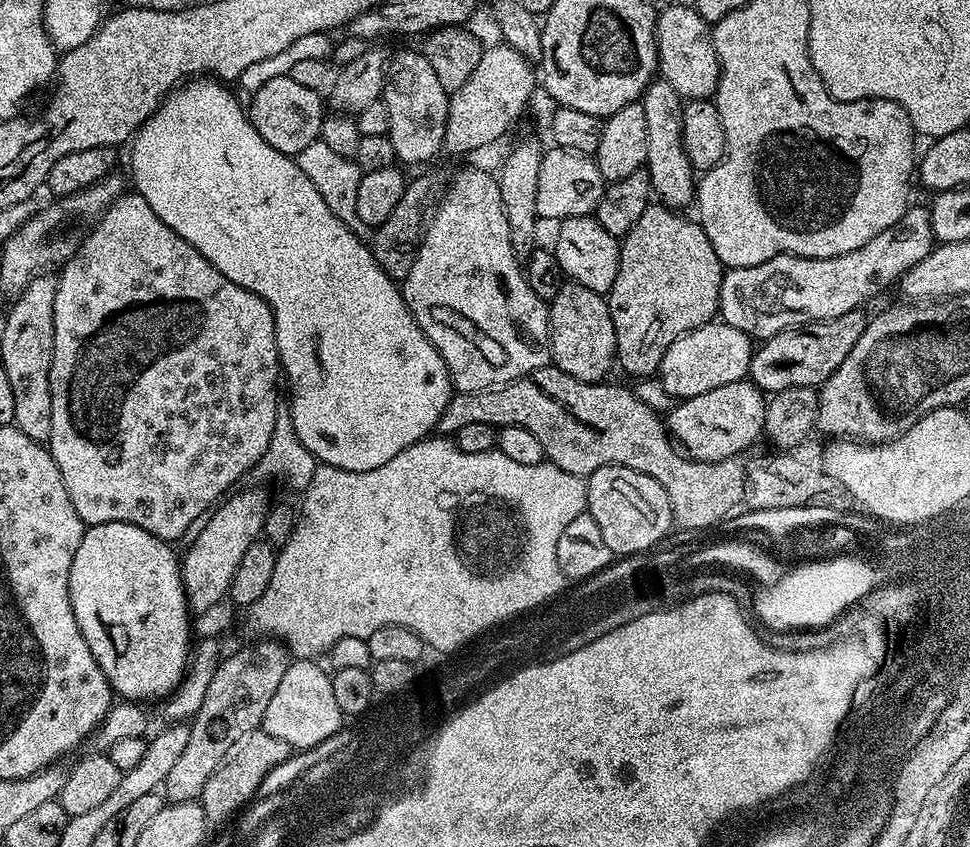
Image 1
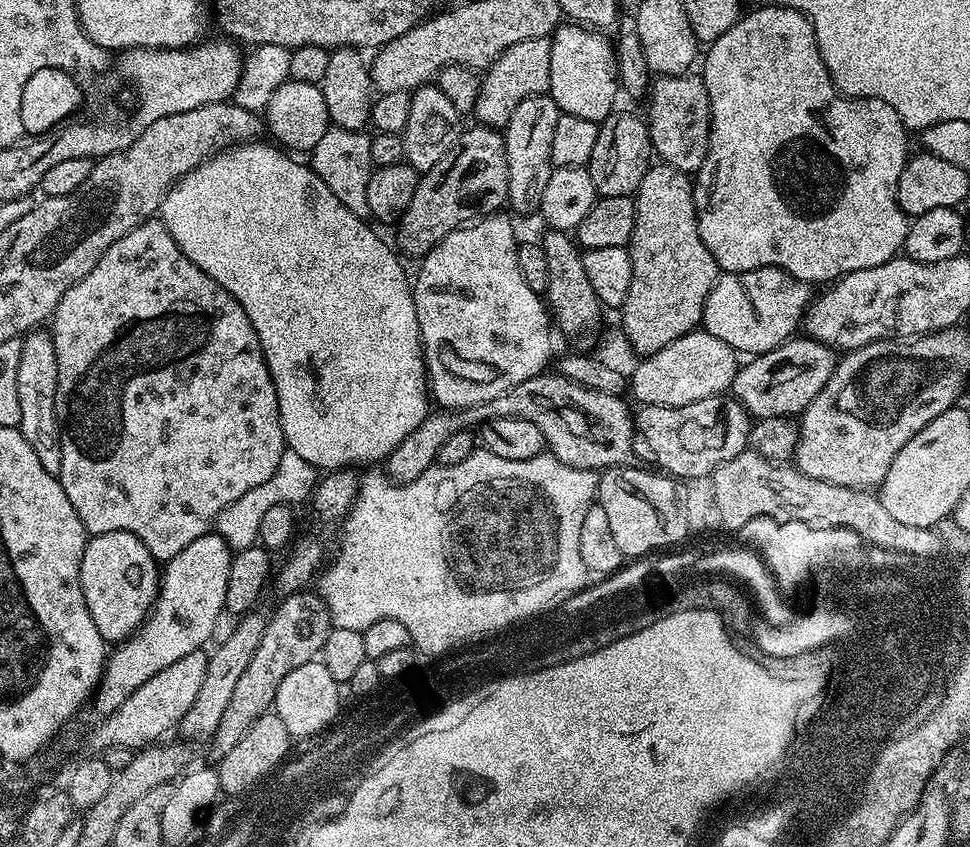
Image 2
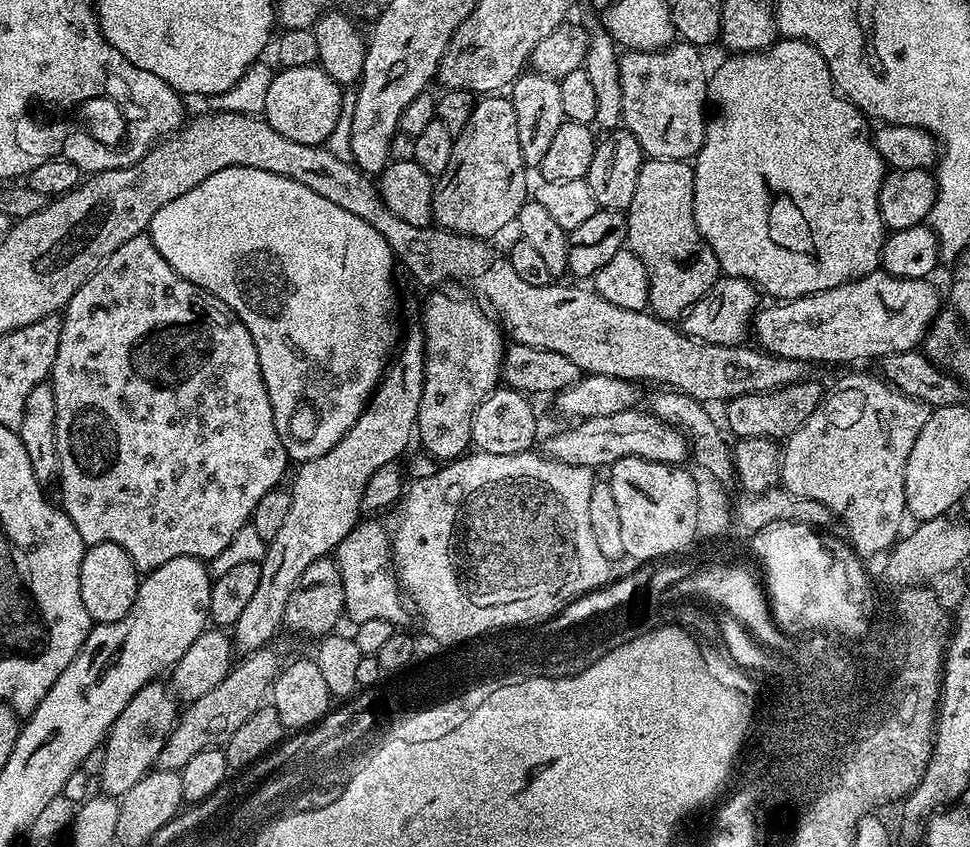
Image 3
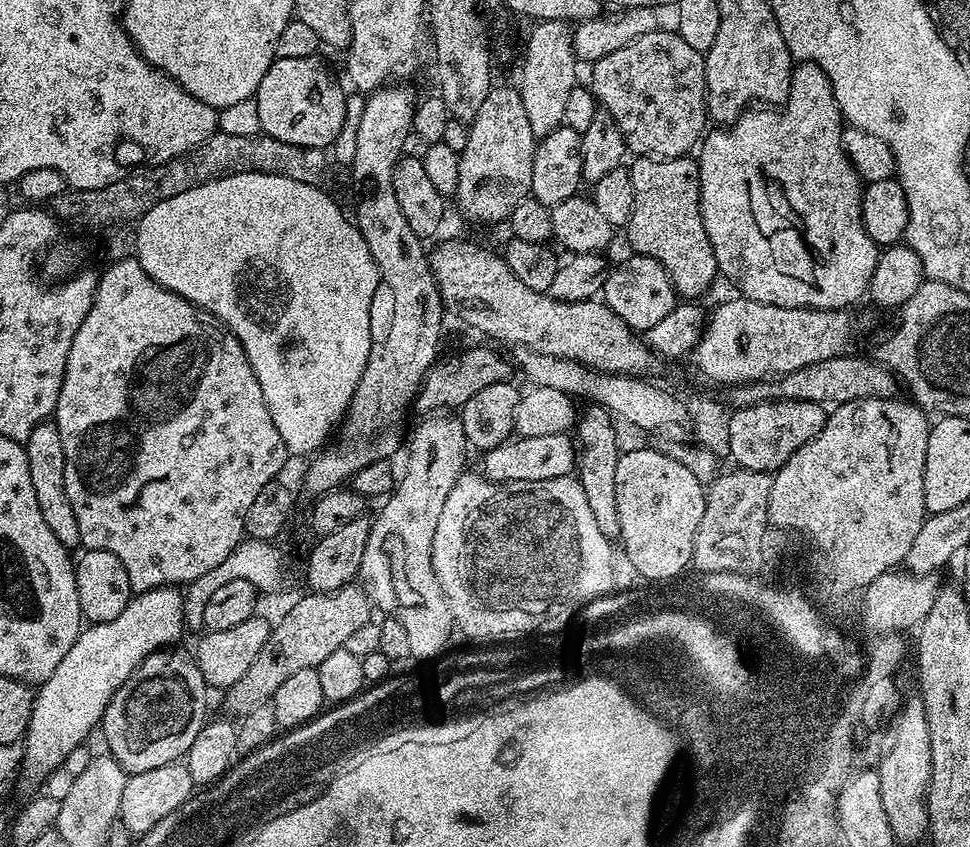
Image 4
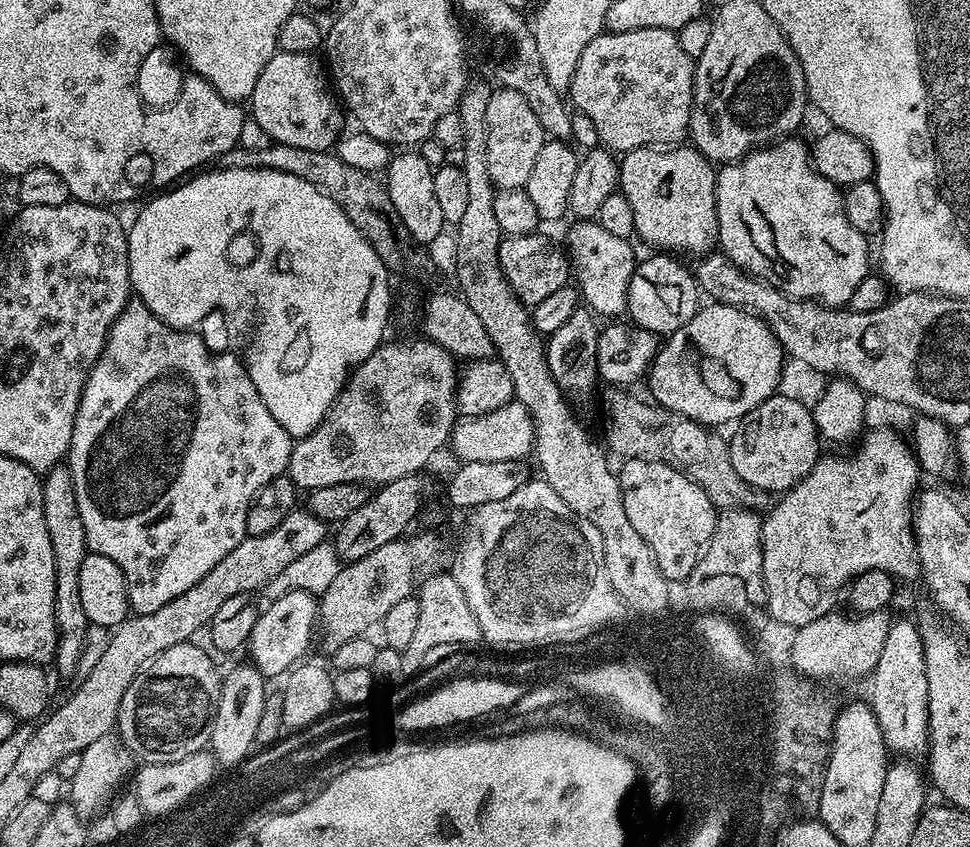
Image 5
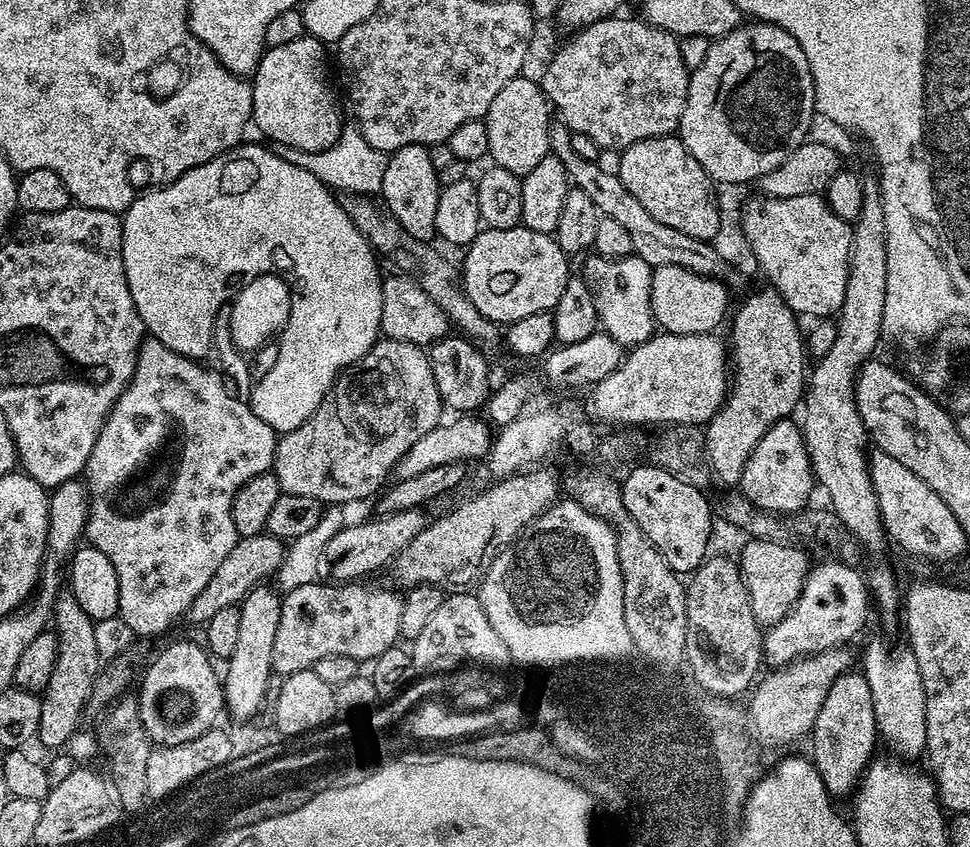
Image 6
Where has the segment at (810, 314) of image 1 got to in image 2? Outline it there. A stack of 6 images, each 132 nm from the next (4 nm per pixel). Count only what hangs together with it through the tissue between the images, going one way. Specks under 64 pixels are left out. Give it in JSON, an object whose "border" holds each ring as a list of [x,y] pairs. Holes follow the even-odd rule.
{"border":[[[755,268],[745,272],[724,272],[717,275],[716,284],[710,290],[704,307],[703,331],[722,338],[737,354],[748,352],[749,357],[761,356],[763,352],[774,350],[793,335],[795,328],[801,327],[804,313],[814,299],[813,289],[781,268]]]}

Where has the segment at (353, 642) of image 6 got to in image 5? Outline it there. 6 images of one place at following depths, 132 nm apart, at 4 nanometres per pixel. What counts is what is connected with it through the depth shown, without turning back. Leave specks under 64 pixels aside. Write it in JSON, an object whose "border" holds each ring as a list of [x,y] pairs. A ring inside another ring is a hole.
{"border":[[[287,592],[275,597],[268,609],[261,611],[254,622],[254,628],[250,630],[250,636],[246,645],[246,652],[249,652],[251,663],[260,671],[261,676],[271,678],[283,677],[288,669],[295,668],[297,664],[305,659],[308,647],[312,644],[312,631],[318,628],[318,600],[310,592]]]}

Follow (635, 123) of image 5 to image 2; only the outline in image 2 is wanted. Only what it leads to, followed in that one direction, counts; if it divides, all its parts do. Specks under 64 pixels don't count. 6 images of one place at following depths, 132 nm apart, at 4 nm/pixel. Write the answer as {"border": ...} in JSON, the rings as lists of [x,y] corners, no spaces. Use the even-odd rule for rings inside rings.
{"border":[[[699,75],[662,76],[653,79],[646,97],[646,123],[652,139],[652,151],[663,163],[689,174],[700,171],[708,153],[712,133],[710,98]]]}

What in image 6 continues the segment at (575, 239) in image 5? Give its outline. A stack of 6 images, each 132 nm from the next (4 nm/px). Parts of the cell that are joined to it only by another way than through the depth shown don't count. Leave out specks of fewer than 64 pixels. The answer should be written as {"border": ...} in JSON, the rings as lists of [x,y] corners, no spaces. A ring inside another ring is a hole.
{"border":[[[592,254],[588,258],[582,269],[582,275],[590,286],[590,294],[594,298],[594,310],[599,327],[628,350],[646,342],[654,335],[654,321],[650,306],[653,268],[646,262],[642,262],[642,258],[633,255],[606,258]]]}

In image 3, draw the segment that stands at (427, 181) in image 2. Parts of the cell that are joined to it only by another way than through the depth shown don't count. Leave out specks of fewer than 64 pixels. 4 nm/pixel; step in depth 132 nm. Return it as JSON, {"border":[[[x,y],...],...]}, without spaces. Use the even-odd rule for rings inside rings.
{"border":[[[488,94],[483,98],[477,99],[473,106],[473,112],[470,114],[466,126],[462,127],[462,132],[455,137],[450,150],[450,163],[446,165],[446,170],[442,170],[440,176],[435,177],[432,186],[432,218],[439,227],[444,228],[447,232],[456,232],[459,236],[475,236],[477,238],[489,238],[495,232],[503,230],[507,224],[511,225],[515,221],[518,210],[522,210],[525,200],[529,199],[530,188],[528,192],[528,175],[529,169],[526,167],[522,158],[522,146],[518,146],[518,118],[514,114],[514,106],[511,99],[504,94]]]}

